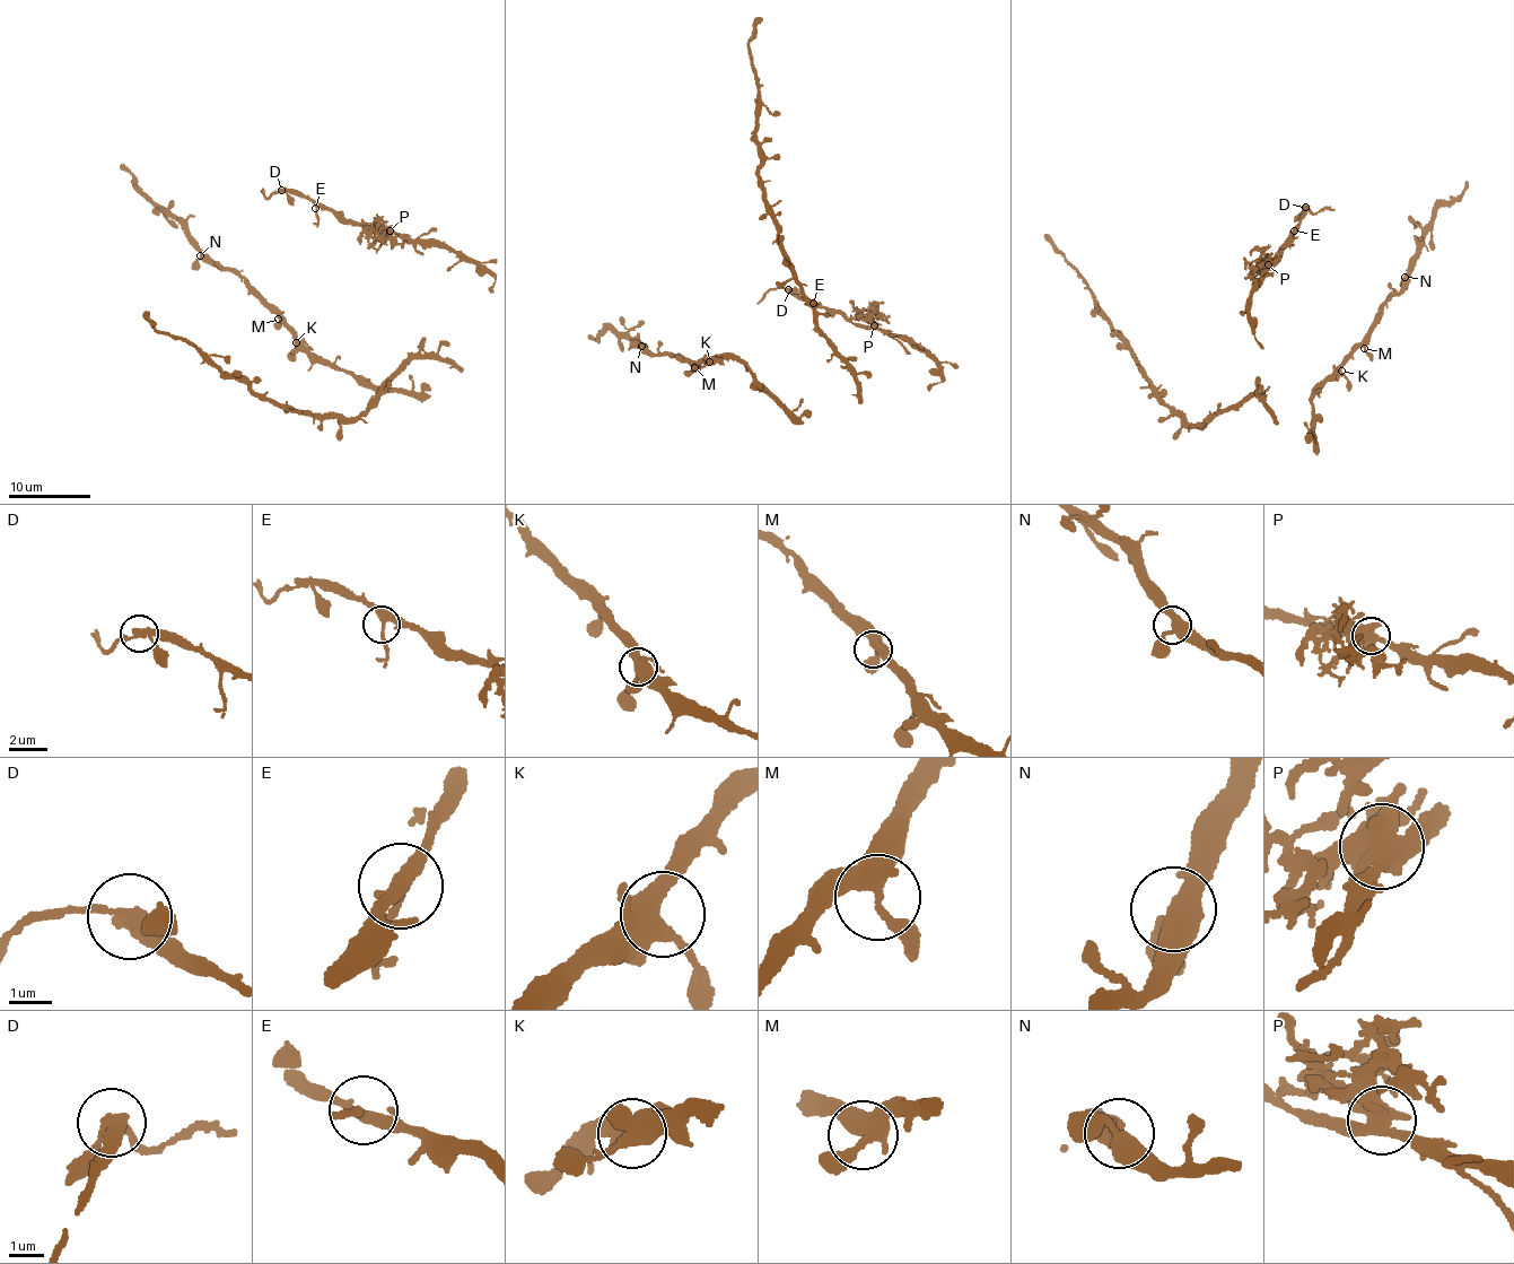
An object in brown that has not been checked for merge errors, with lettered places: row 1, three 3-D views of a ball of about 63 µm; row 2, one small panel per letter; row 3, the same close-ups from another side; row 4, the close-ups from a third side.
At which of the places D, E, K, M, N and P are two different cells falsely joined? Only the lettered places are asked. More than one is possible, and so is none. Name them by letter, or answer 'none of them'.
D, P

